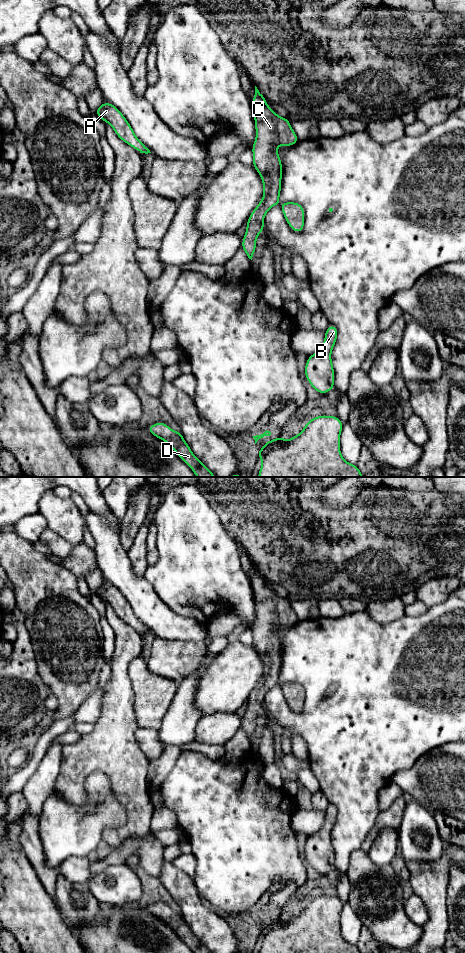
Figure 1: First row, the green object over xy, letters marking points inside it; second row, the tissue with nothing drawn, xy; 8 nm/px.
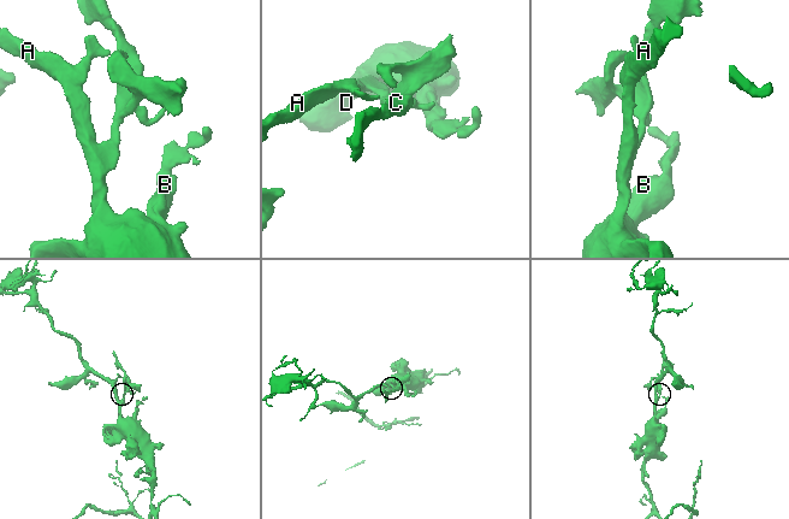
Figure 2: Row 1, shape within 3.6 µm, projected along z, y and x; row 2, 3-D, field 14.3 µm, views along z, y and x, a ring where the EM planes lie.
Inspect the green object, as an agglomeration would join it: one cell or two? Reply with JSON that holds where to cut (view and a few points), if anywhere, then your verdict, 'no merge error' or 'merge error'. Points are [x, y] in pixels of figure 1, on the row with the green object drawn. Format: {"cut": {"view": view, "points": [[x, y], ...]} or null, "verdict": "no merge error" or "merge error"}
{"cut": null, "verdict": "no merge error"}

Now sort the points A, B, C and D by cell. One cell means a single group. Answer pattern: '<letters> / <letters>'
A B C D

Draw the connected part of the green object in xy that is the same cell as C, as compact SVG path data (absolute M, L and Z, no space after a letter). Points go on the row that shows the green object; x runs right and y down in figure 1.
M255 86L252 104L256 129L252 146L253 166L262 178L264 195L248 218L247 231L242 240L242 249L251 260L255 254L257 236L265 231L264 217L271 207L279 203L282 162L277 146L288 147L299 141L288 118L278 116L265 100Z

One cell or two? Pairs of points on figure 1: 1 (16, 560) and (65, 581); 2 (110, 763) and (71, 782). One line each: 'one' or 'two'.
1: one
2: one

